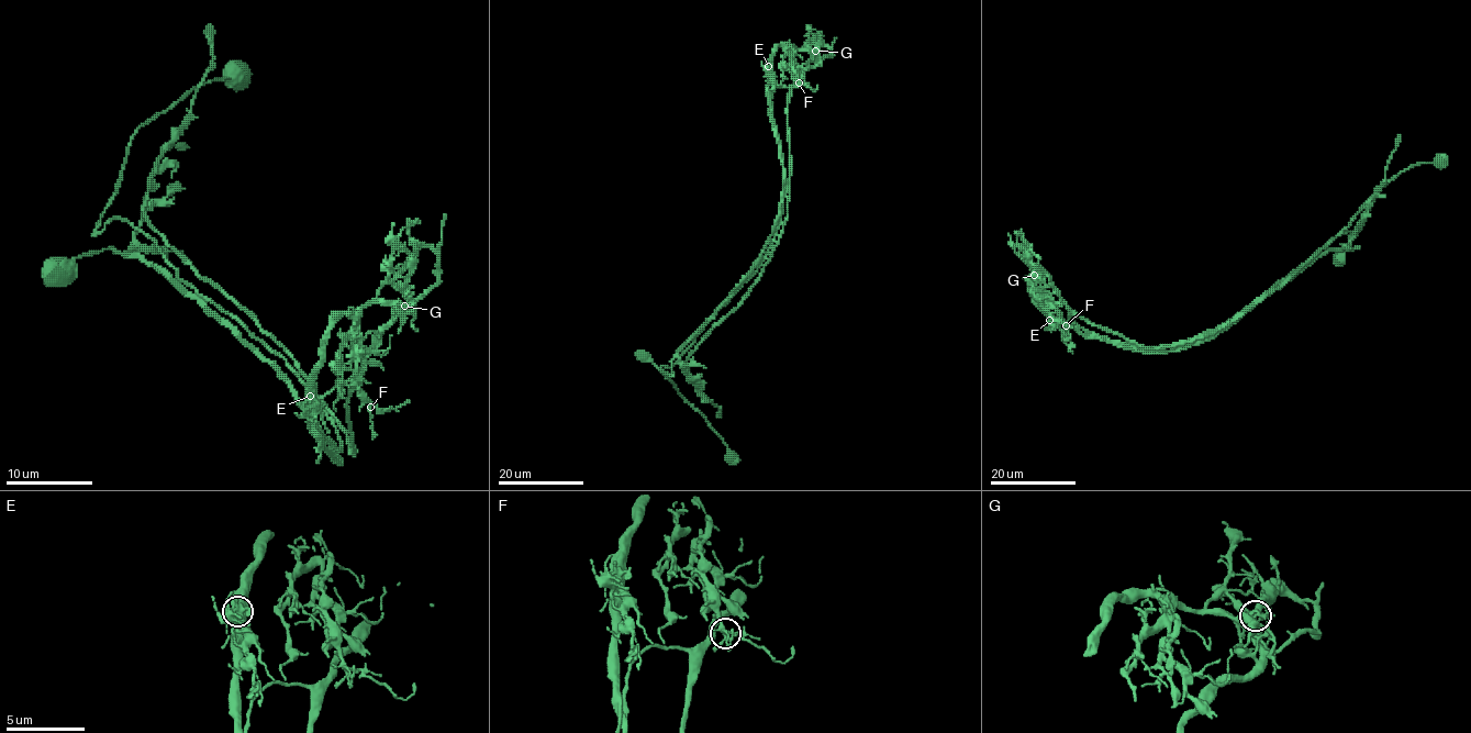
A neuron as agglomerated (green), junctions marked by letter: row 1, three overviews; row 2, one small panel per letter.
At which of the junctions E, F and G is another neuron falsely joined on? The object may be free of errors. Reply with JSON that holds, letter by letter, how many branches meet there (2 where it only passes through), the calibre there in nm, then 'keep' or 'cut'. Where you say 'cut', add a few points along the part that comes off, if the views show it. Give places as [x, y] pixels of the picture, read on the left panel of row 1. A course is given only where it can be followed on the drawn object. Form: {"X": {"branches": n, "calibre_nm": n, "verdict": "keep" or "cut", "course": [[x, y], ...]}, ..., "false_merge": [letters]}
{"E": {"branches": 6, "calibre_nm": 400, "verdict": "keep"}, "F": {"branches": 4, "calibre_nm": 200, "verdict": "keep"}, "G": {"branches": 5, "calibre_nm": 190, "verdict": "cut", "course": [[404, 306], [319, 400], [340, 452], [294, 370], [160, 248], [113, 219], [91, 236], [142, 125], [238, 74]]}, "false_merge": ["G"]}

